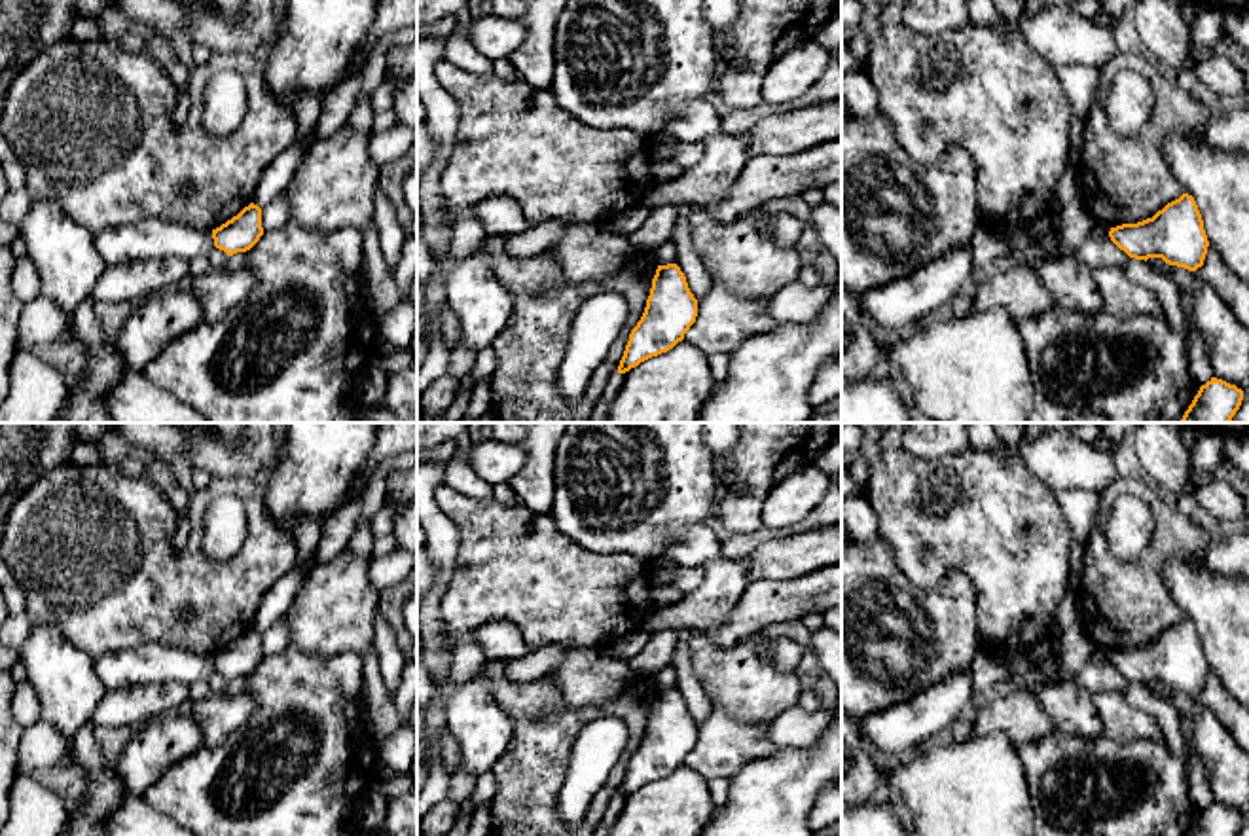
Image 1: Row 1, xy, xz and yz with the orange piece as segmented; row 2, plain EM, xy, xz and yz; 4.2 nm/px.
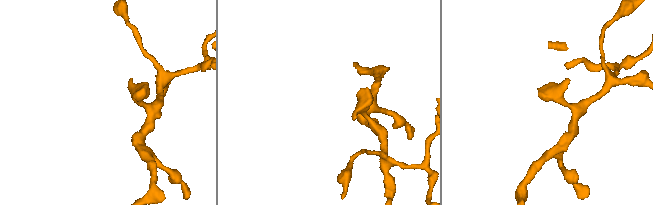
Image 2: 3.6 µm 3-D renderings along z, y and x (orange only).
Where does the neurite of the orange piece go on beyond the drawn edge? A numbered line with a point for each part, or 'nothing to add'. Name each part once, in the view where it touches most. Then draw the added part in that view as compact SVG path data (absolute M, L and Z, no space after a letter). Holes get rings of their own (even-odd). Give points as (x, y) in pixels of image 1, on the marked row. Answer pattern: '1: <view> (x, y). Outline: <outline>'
nothing to add

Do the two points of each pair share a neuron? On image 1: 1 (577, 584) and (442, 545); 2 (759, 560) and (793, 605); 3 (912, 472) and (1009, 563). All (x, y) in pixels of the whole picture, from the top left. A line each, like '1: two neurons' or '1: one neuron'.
1: two neurons
2: two neurons
3: one neuron

